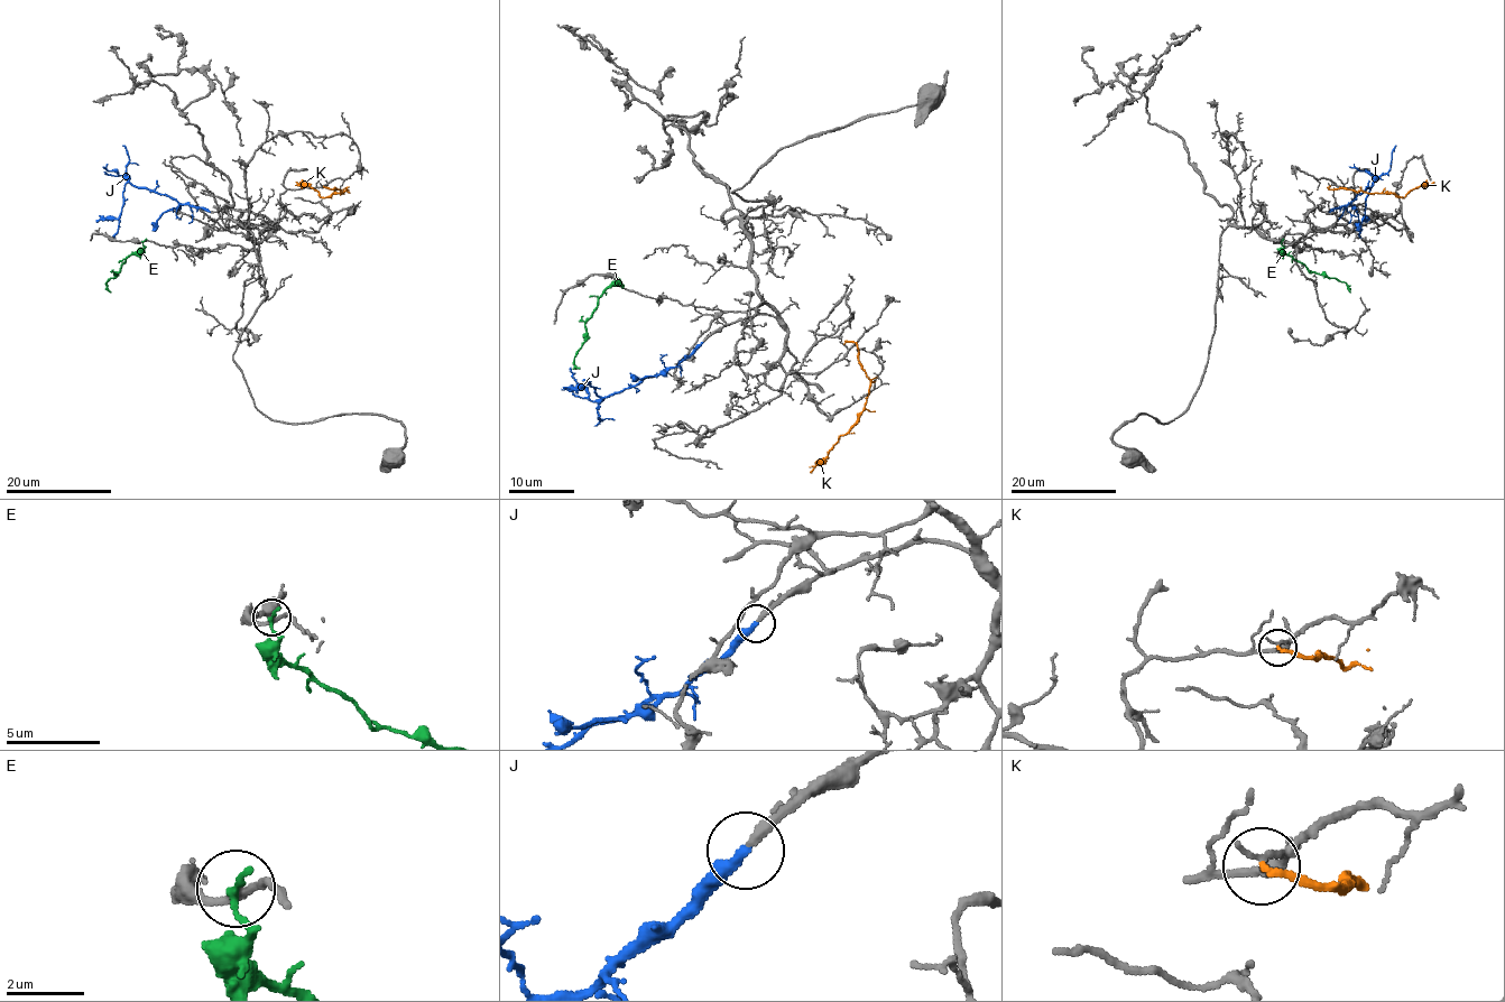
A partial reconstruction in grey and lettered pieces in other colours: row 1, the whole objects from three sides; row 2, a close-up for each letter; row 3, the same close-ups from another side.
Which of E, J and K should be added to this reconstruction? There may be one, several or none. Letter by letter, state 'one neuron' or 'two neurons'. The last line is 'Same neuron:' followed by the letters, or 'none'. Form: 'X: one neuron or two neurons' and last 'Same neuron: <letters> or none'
E: two neurons
J: one neuron
K: two neurons
Same neuron: J

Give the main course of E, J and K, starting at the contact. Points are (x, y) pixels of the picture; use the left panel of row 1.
E: (144, 241), (144, 248), (126, 259), (107, 281), (110, 293)
J: (210, 212), (179, 204), (173, 197), (129, 183), (125, 185), (121, 214), (117, 219), (95, 221)
K: (323, 186), (344, 191), (322, 197), (312, 186), (302, 186), (295, 182)

